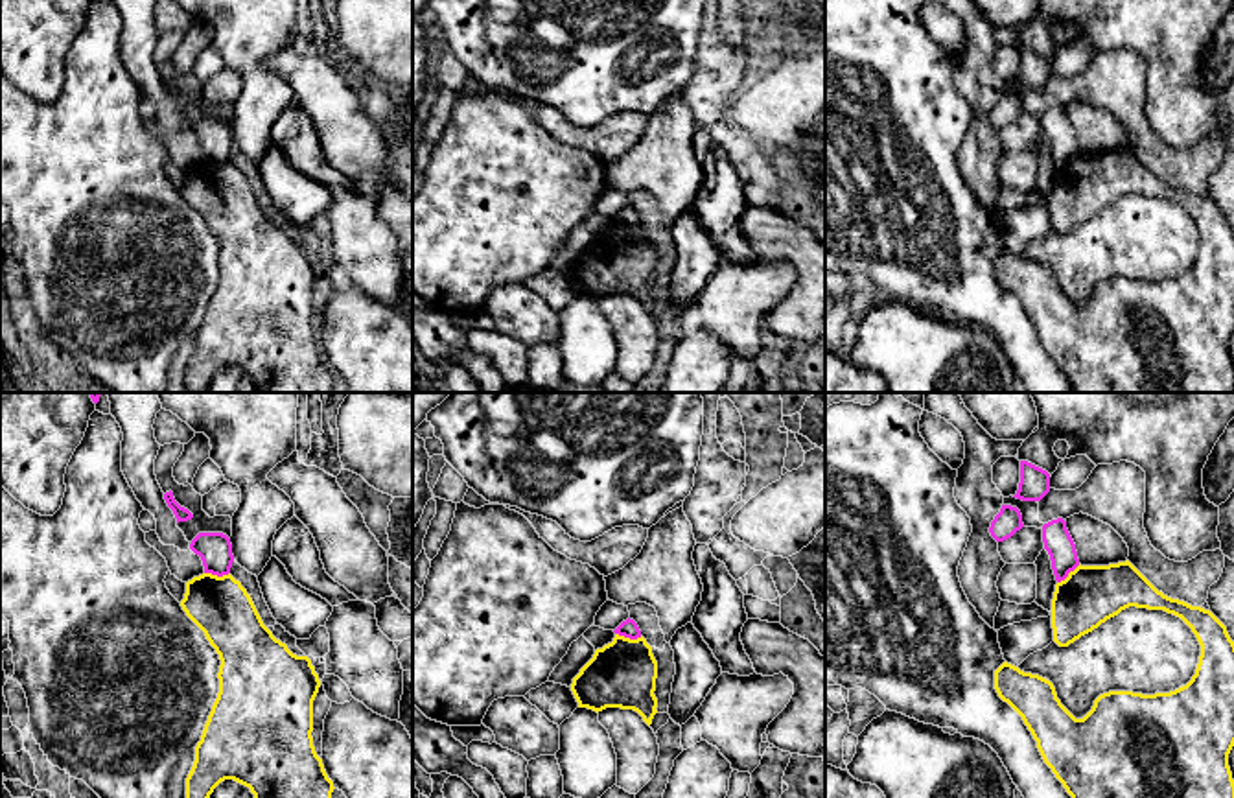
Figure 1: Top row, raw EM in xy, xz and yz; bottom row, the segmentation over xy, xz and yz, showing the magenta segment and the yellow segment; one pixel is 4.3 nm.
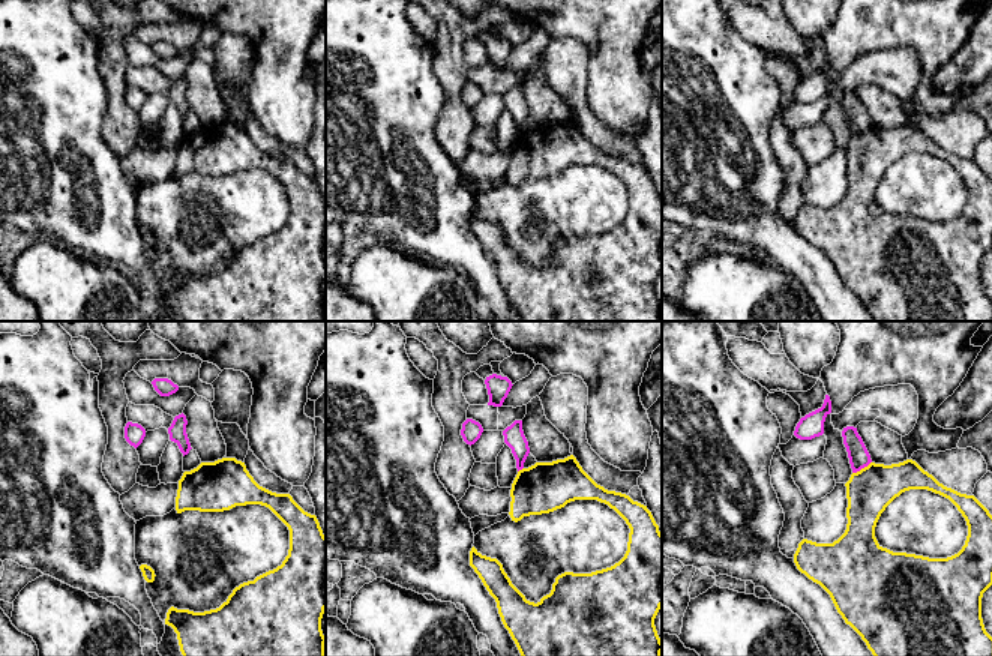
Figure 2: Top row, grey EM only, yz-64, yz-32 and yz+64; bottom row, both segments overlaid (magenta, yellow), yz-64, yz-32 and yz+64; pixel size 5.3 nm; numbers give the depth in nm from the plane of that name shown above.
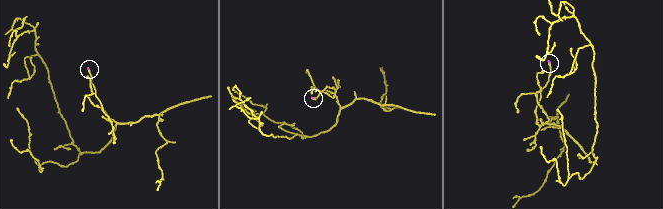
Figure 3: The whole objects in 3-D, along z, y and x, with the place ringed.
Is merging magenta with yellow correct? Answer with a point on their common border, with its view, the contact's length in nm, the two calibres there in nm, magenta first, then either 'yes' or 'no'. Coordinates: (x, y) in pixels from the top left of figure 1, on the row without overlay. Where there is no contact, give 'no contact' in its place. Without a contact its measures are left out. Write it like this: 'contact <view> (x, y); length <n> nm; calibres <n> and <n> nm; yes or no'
contact xz (628, 223); length 120 nm; calibres 80 and 300 nm; no

